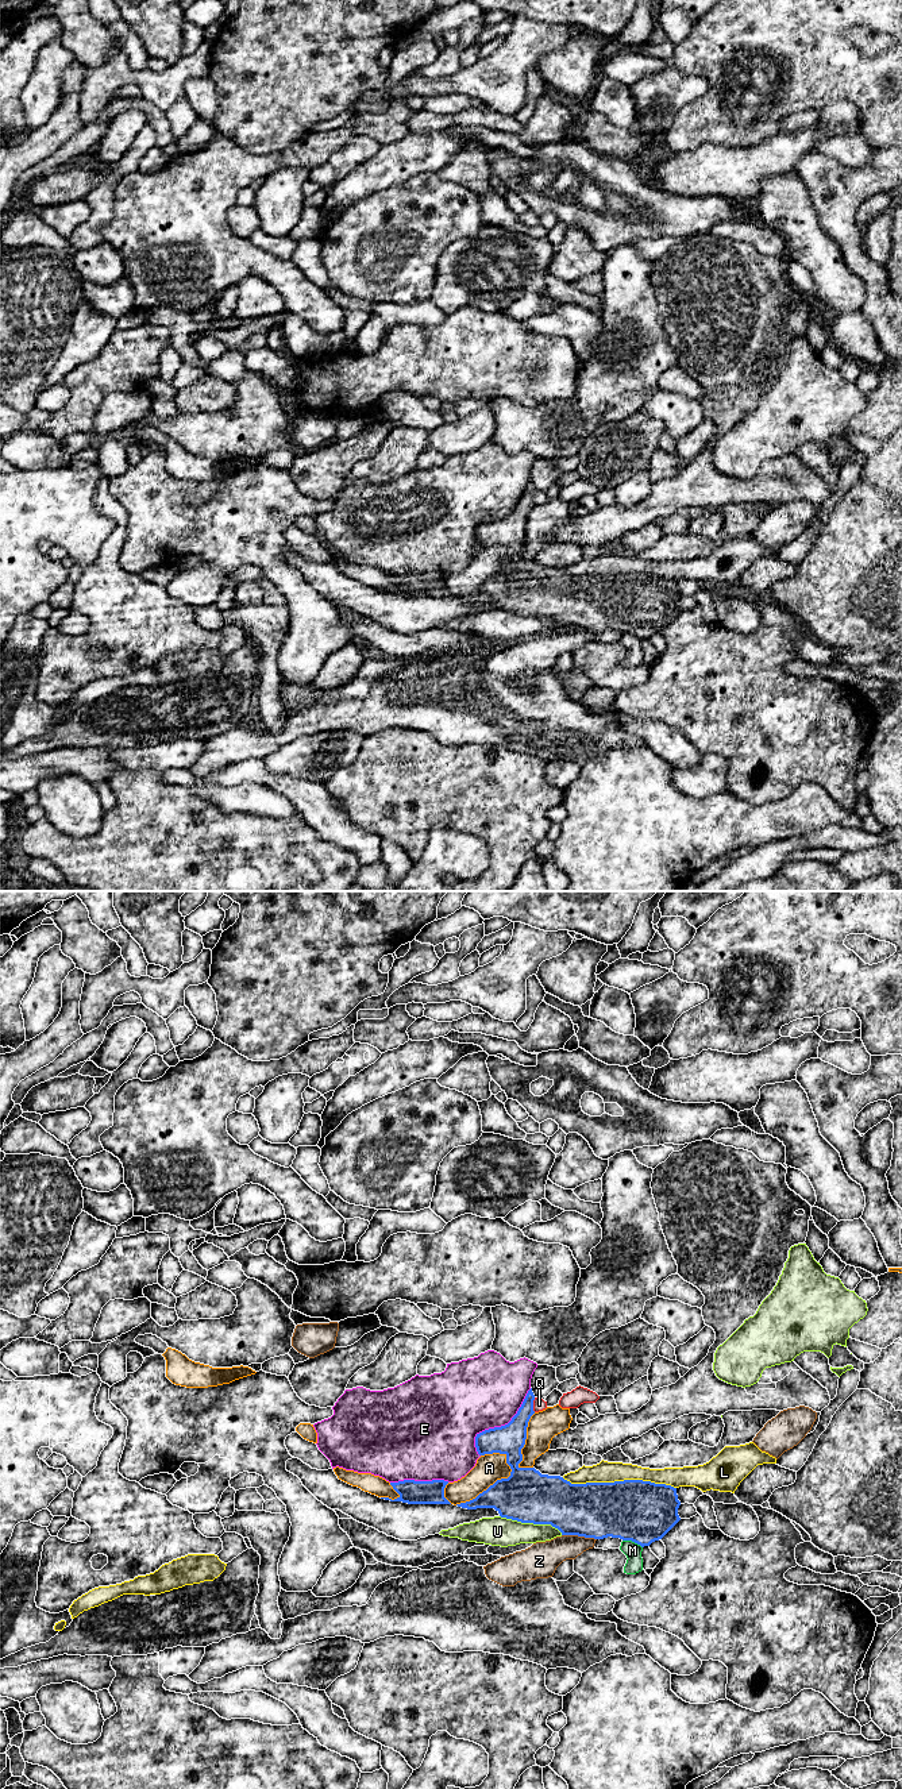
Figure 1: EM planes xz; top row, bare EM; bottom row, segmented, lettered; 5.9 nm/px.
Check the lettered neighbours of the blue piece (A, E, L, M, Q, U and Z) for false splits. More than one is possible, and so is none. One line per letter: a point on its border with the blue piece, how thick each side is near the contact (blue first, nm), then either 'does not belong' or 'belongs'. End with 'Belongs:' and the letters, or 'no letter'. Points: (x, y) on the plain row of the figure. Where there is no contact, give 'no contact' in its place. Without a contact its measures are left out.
A: contact xz (494, 575); calibres 320 and 170 nm; does not belong
E: contact xz (498, 520); calibres 180 and 440 nm; does not belong
L: contact xz (619, 574); calibres 360 and 130 nm; does not belong
M: contact xz (632, 633); calibres 360 and 100 nm; does not belong
Q: contact xz (532, 497); calibres 180 and 80 nm; does not belong
U: contact xz (531, 615); calibres 320 and 180 nm; does not belong
Z: contact xz (579, 628); calibres 340 and 190 nm; does not belong
Belongs: no letter

